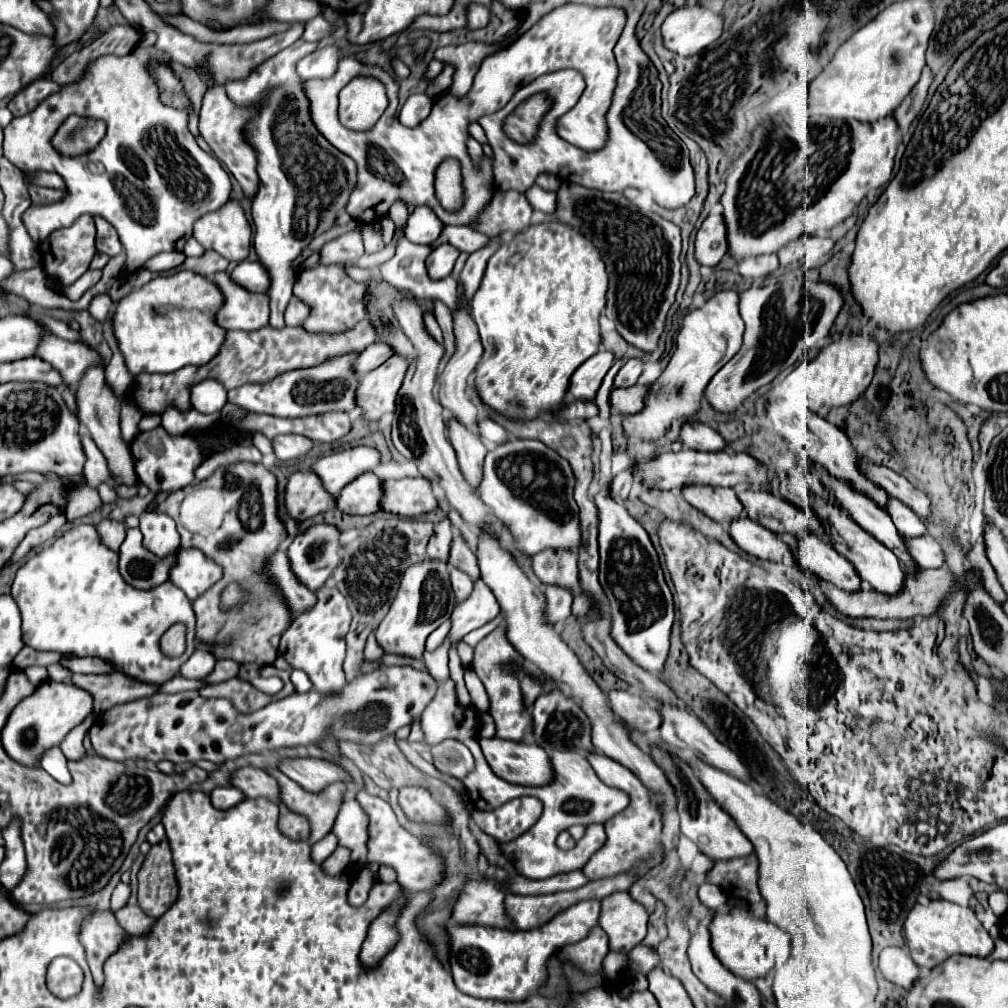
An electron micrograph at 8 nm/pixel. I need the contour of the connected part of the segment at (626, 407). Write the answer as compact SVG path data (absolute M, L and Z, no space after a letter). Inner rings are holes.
M632 385L624 389L612 389L610 407L620 411L622 415L634 415L642 411L646 395L650 395L652 385Z

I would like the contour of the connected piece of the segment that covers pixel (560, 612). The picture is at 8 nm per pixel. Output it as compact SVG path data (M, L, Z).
M546 587L544 591L546 597L546 611L544 611L544 619L550 625L556 625L560 621L564 621L570 615L570 607L572 607L572 593L568 589L562 587Z

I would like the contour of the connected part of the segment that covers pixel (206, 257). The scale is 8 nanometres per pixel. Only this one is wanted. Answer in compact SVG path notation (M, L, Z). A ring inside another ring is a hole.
M206 251L202 257L186 257L186 261L180 265L177 271L194 271L202 277L214 277L218 271L224 271L228 267L228 261L222 259L214 251Z

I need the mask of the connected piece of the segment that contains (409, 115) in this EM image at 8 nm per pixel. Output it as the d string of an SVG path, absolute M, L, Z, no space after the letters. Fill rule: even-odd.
M420 93L420 95L410 95L410 97L406 99L406 103L402 105L402 109L400 109L400 113L398 113L398 119L400 119L402 125L406 125L406 127L416 127L418 123L422 123L422 121L428 117L432 105L434 105L434 101L432 101L428 95L424 95L424 93Z

